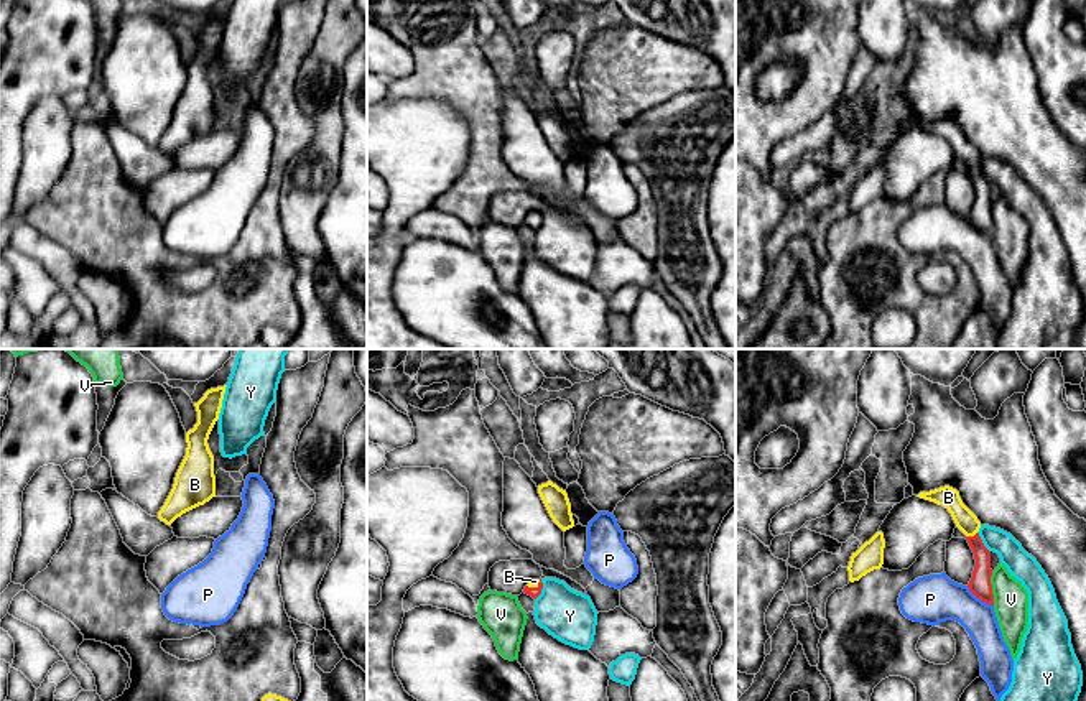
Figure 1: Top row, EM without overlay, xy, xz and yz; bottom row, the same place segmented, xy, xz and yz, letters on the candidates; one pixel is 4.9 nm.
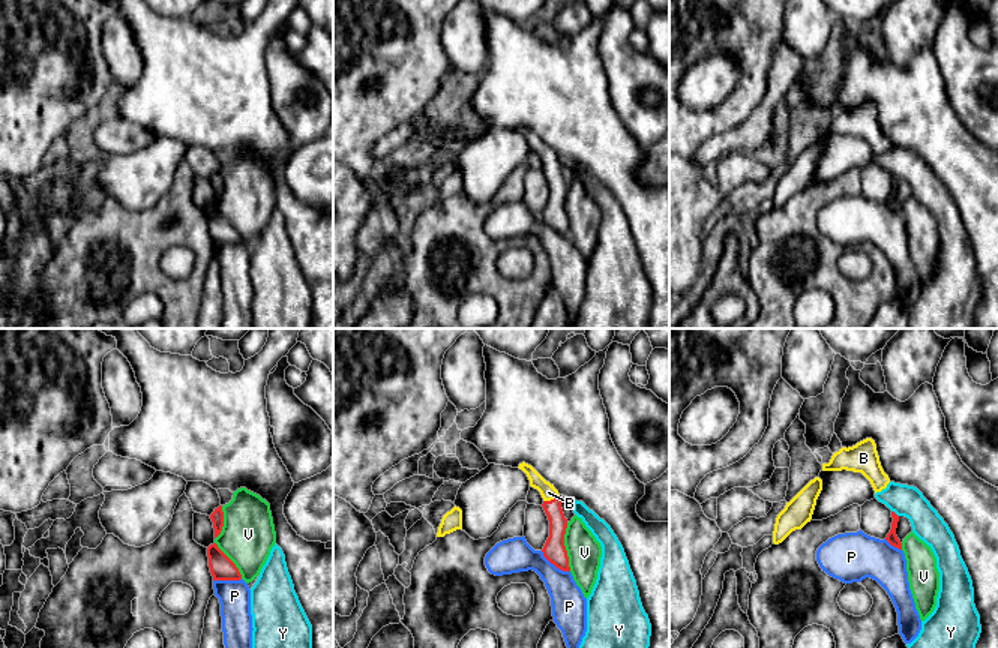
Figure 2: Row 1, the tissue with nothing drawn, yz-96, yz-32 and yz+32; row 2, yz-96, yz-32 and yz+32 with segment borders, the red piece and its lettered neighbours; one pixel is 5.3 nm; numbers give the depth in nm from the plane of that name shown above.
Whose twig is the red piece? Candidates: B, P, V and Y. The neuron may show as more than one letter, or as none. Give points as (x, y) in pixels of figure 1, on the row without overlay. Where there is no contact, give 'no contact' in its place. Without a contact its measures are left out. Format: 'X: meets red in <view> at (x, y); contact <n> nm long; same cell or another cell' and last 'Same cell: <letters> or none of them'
B: meets red in yz at (971, 168); contact 60 nm long; same cell
P: meets red in yz at (979, 229); contact 170 nm long; another cell
V: meets red in yz at (991, 219); contact 170 nm long; another cell
Y: meets red in xz at (542, 219); contact 110 nm long; another cell
Same cell: B

